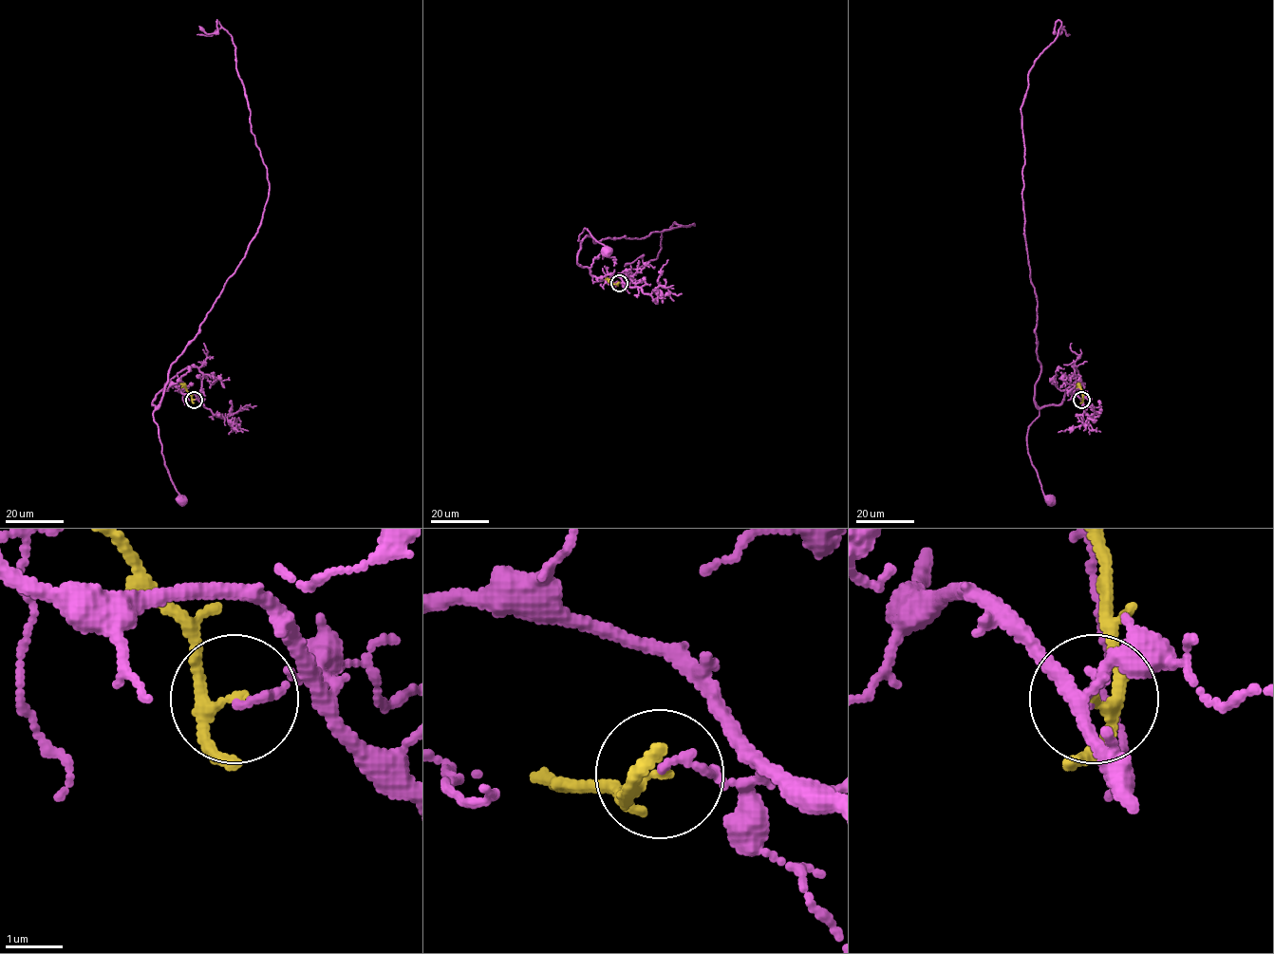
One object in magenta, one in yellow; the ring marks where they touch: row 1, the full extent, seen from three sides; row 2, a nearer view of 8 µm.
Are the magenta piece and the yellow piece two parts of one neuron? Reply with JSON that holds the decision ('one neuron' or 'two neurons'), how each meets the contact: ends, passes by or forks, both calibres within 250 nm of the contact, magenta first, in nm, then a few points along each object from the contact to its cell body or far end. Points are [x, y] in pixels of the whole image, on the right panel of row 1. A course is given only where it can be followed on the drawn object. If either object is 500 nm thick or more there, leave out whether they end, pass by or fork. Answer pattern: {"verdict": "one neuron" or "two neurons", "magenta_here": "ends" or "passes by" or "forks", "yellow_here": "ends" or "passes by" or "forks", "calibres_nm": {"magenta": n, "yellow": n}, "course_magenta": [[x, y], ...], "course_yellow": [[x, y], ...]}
{"verdict": "two neurons", "magenta_here": "ends", "yellow_here": "passes by", "calibres_nm": {"magenta": 130, "yellow": 170}, "course_magenta": [[1081, 400], [1073, 394], [1074, 383], [1060, 403], [1039, 409], [1027, 430], [1027, 454], [1050, 500]], "course_yellow": [[1081, 400], [1082, 391], [1077, 383]]}

